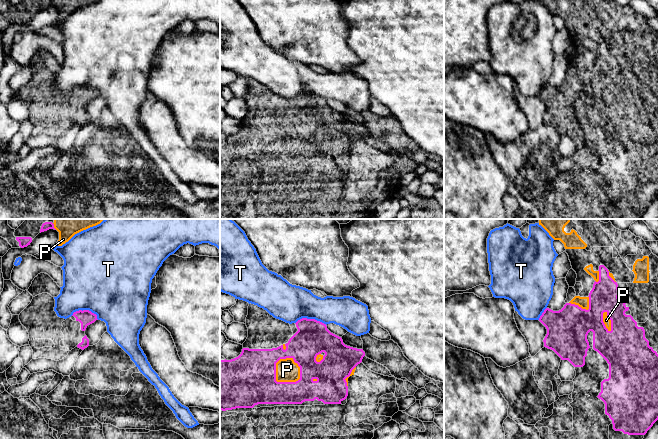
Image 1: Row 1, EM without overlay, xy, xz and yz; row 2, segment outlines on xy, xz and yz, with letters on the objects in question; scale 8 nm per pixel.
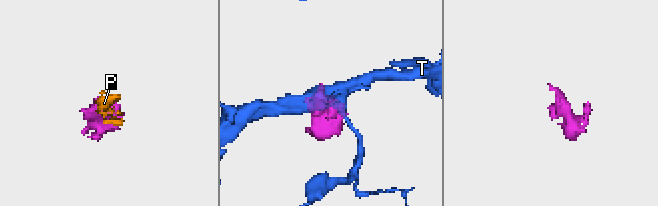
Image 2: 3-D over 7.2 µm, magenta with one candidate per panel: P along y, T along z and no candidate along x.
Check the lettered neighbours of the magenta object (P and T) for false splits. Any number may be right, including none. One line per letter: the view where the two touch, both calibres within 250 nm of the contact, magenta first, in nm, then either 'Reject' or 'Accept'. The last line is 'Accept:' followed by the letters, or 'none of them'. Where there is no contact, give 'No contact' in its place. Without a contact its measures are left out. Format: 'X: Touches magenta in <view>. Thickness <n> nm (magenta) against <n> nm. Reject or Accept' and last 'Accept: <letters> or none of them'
P: Touches magenta in xz. Thickness 420 nm (magenta) against 180 nm. Accept
T: Touches magenta in xz. Thickness 280 nm (magenta) against 300 nm. Reject
Accept: P

